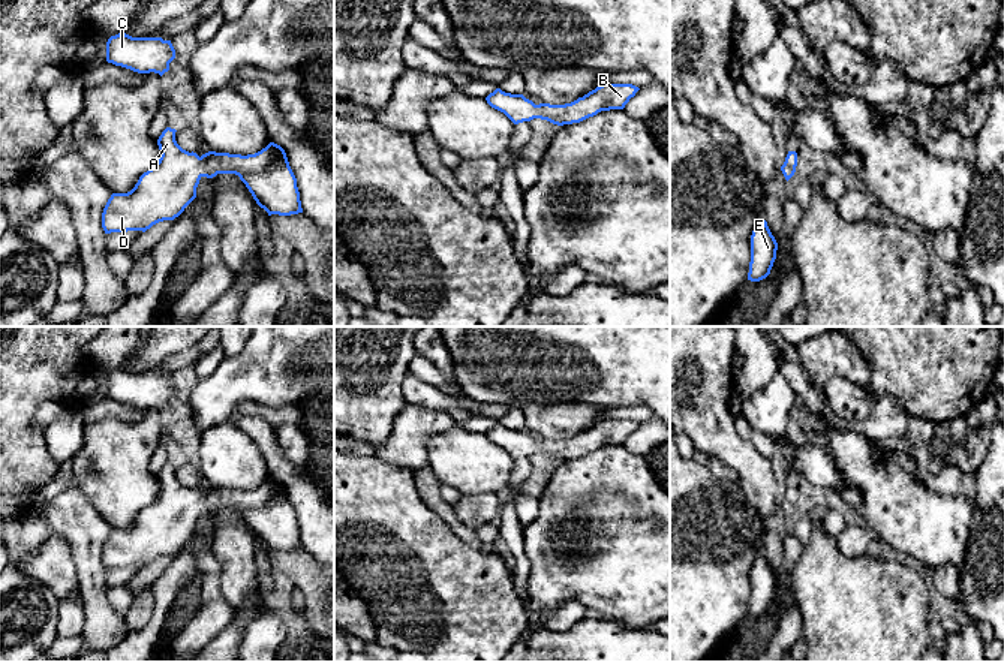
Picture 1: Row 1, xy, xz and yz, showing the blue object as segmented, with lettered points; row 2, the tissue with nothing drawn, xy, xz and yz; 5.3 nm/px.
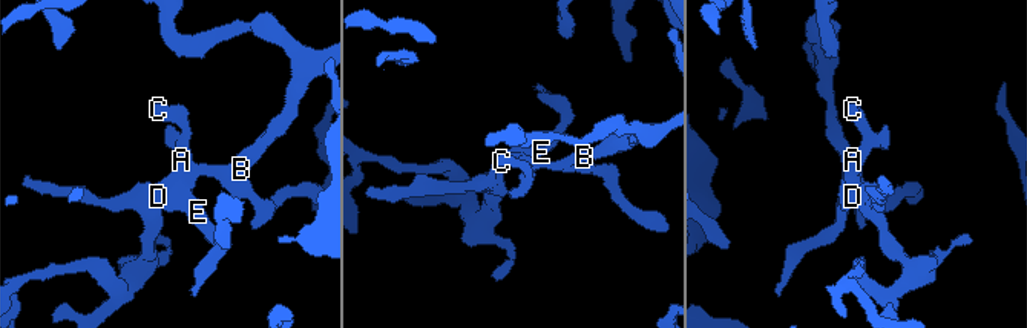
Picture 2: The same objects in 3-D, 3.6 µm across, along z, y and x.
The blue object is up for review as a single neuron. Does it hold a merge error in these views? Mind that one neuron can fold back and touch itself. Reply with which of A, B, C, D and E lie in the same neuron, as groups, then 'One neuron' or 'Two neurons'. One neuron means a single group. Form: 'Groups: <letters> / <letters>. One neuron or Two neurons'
Groups: A B C D E. One neuron

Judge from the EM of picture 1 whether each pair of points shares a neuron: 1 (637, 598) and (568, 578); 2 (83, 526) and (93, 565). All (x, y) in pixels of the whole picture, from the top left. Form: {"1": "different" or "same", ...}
{"1": "same", "2": "same"}

